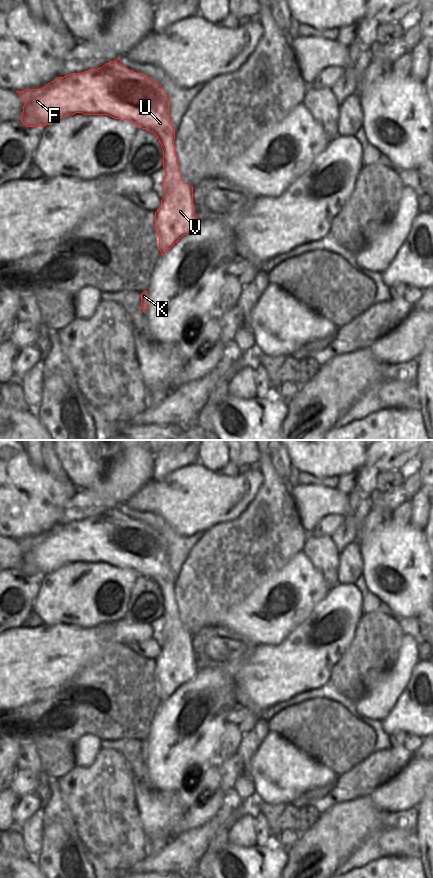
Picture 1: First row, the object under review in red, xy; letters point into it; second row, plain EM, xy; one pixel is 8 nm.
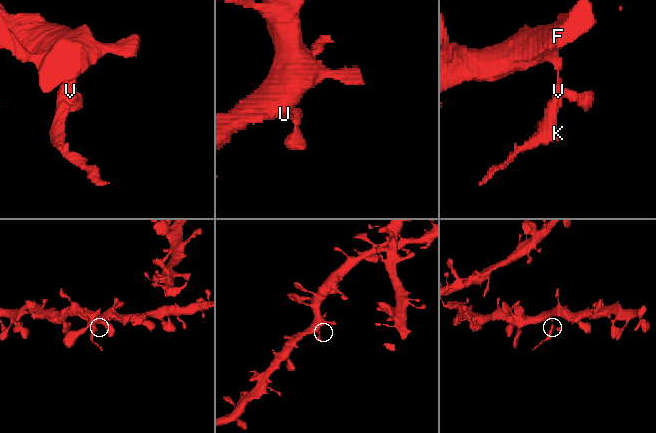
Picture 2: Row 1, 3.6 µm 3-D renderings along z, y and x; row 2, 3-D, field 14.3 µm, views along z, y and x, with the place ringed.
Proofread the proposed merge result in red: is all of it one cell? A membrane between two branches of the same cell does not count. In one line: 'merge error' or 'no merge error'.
merge error

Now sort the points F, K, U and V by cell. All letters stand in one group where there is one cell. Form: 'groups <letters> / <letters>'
groups F U / K V

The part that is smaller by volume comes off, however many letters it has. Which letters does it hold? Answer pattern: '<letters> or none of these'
K, V

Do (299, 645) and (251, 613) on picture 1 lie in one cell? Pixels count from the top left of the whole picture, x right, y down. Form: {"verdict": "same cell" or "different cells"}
{"verdict": "different cells"}

